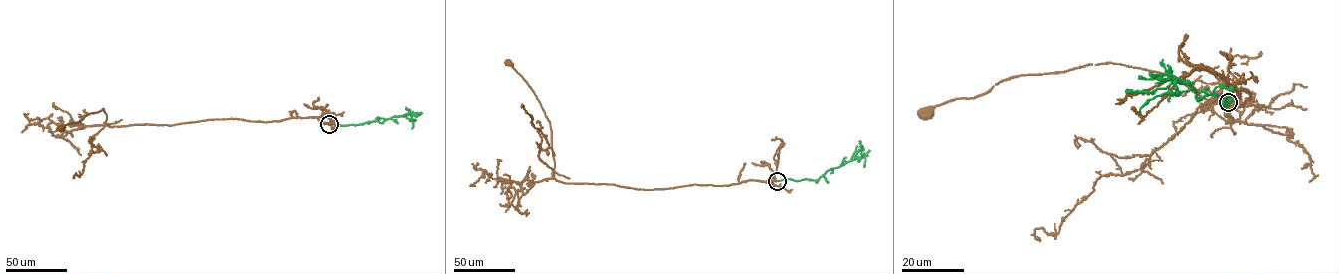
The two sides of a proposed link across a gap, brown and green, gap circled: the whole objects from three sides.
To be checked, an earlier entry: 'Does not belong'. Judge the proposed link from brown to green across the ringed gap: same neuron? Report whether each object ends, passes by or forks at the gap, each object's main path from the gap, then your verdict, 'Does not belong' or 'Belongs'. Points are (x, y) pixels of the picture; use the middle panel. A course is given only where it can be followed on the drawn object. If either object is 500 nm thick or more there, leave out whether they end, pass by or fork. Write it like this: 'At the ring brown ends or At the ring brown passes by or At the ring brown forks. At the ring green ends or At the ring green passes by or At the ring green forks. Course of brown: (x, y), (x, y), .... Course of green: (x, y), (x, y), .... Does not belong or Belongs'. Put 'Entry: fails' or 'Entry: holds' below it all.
At the ring brown ends. At the ring green ends. Course of brown: (777, 181), (653, 189), (557, 181), (552, 174), (549, 121), (533, 91), (508, 63). Course of green: (777, 181), (818, 180), (831, 168), (854, 159), (859, 160), (859, 146). Does not belong
Entry: holds

